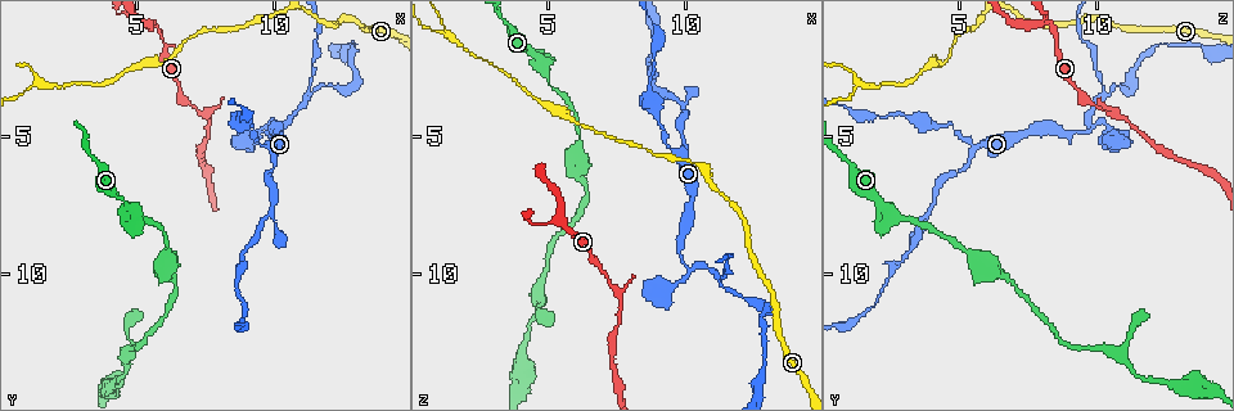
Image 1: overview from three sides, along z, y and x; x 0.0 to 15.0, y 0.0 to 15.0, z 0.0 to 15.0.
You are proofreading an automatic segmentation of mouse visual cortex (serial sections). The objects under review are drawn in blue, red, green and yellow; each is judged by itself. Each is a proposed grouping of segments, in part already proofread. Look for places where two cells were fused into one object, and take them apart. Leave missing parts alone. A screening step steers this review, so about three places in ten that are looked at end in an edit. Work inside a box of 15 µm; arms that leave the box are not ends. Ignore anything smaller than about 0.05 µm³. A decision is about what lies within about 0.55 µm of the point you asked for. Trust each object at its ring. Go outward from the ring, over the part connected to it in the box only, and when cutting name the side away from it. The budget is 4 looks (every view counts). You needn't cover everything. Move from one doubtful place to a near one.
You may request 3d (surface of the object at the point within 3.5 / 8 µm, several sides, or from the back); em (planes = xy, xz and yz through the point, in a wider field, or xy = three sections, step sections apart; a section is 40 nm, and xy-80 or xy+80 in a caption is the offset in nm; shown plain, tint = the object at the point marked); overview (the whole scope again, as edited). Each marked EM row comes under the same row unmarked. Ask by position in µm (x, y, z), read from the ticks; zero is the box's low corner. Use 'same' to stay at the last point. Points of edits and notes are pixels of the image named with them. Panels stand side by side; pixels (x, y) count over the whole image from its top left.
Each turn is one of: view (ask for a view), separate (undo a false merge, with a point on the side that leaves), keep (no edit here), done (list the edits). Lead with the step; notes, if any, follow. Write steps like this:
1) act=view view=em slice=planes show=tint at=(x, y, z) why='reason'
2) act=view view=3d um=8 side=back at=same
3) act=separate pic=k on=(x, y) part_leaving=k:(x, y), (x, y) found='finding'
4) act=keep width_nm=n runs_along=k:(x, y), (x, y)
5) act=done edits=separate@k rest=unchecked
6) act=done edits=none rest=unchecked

act=view view=em slice=planes show=tint at=(11.1, 3.5, 10.2) why='three-way junction'

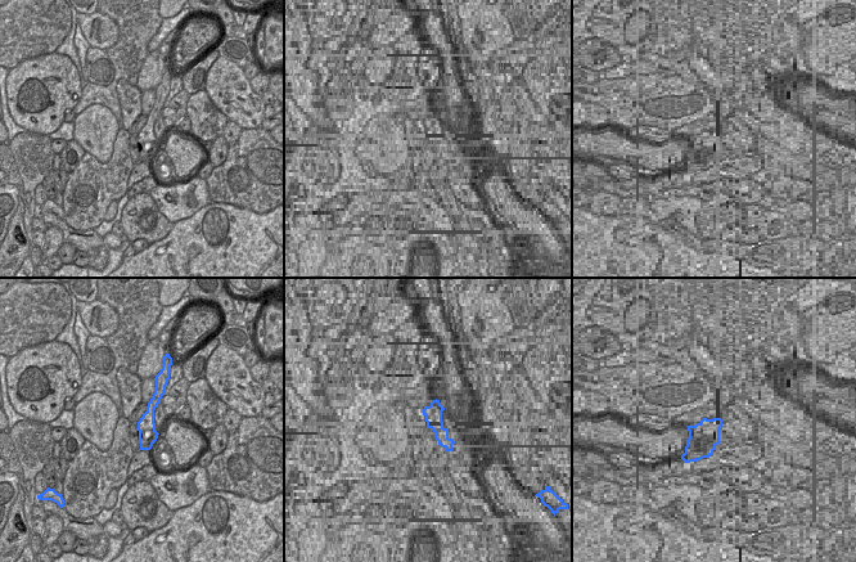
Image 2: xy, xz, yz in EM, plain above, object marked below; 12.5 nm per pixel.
act=view view=3d um=3.5 at=same why='wider look'

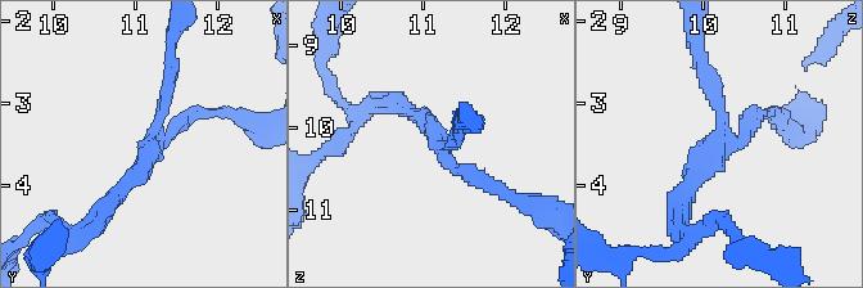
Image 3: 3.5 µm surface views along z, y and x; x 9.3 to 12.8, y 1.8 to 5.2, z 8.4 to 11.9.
act=keep width_nm=240 runs_along=2:(161, 387), (149, 412), (143, 446) found='all the same cell'

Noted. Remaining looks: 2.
act=view view=3d um=8 at=(1.5, 3.1, 1.4) why='three arms meet'

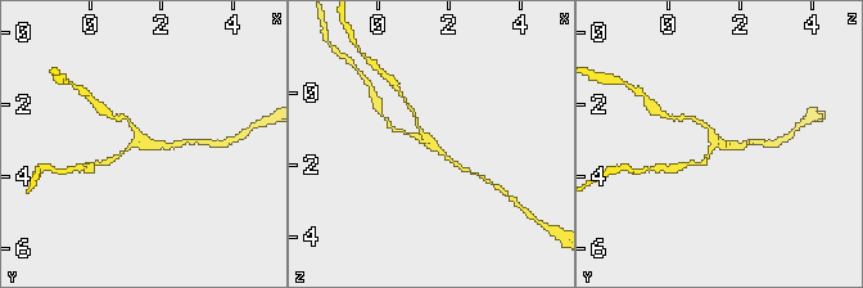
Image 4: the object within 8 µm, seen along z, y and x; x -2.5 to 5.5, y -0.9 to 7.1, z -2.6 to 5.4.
act=view view=em slice=planes show=tint at=(1.6, 3.1, 1.4) arms=3 arm_widths_nm=100,150,150

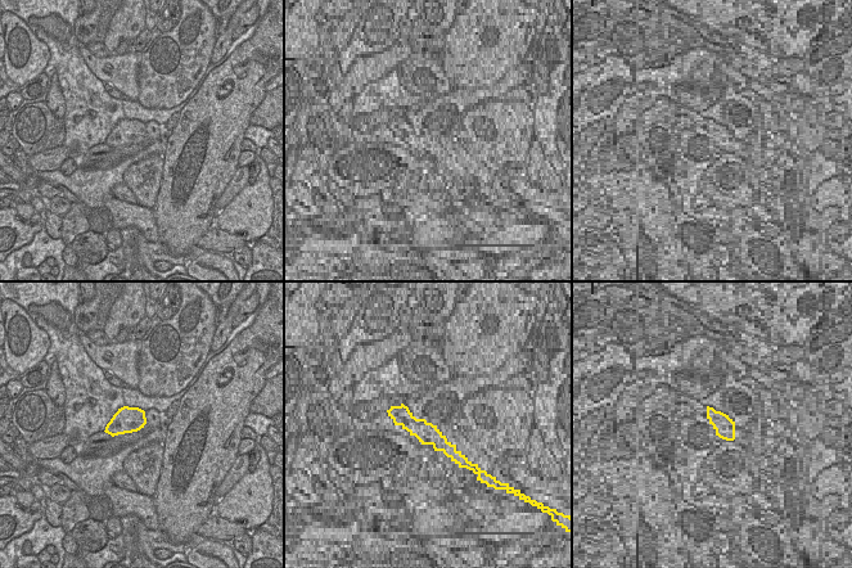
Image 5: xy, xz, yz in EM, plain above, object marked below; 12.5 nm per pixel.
act=keep runs_along=4:(462, 169), (419, 136), (403, 133) found='all the same cell'

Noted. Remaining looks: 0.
act=done edits=none rest=unchecked

